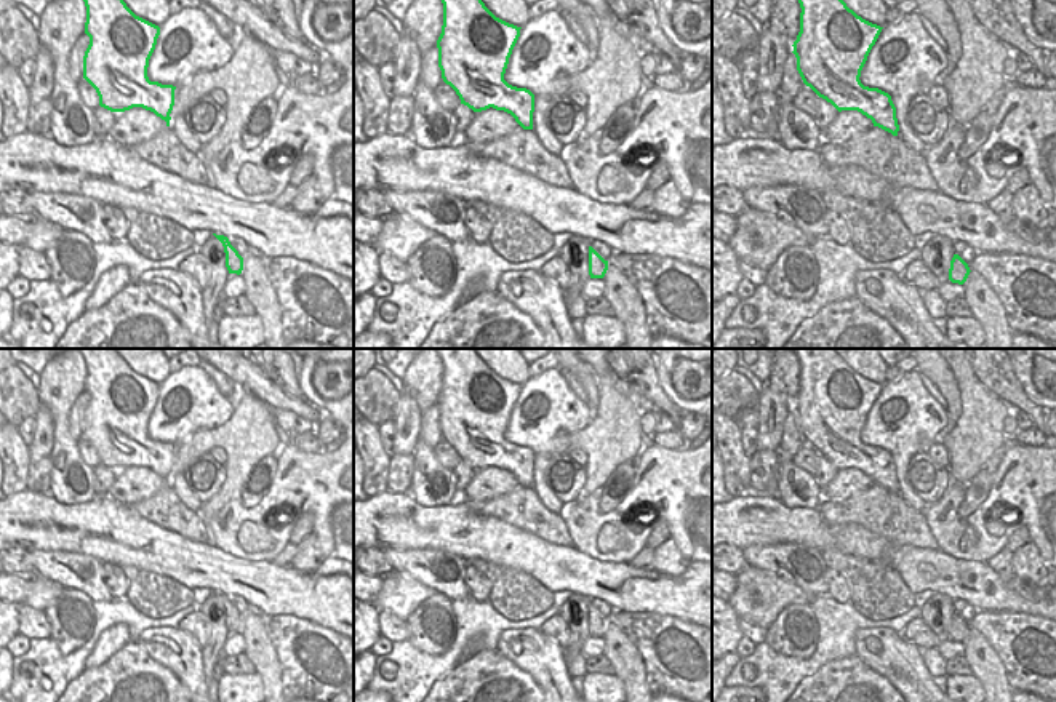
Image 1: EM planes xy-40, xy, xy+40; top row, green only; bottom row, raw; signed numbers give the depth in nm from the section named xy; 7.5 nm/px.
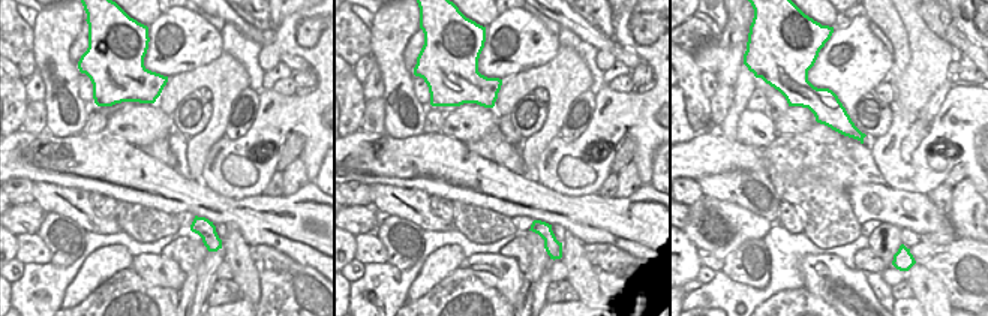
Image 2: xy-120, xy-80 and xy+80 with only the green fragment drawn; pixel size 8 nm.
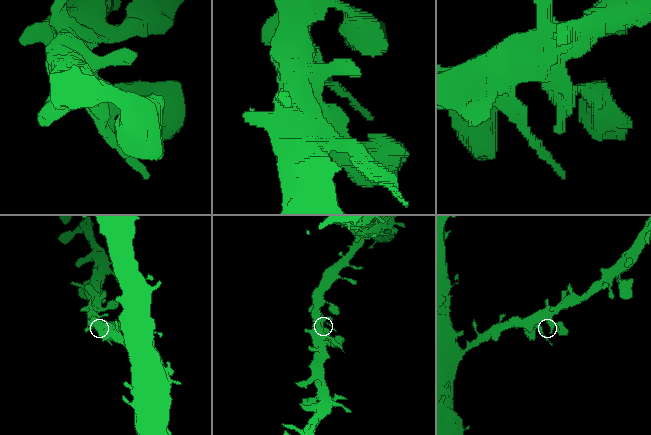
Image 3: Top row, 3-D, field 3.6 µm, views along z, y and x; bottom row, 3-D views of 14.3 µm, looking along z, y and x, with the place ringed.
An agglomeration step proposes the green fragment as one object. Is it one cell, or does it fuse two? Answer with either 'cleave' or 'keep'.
keep

